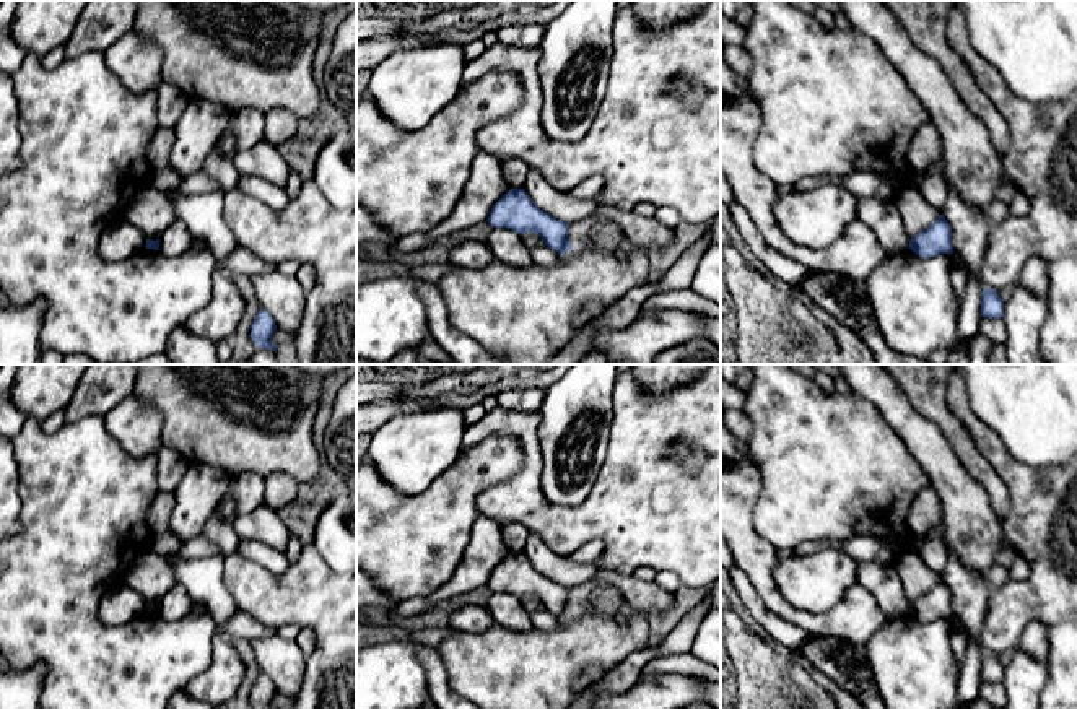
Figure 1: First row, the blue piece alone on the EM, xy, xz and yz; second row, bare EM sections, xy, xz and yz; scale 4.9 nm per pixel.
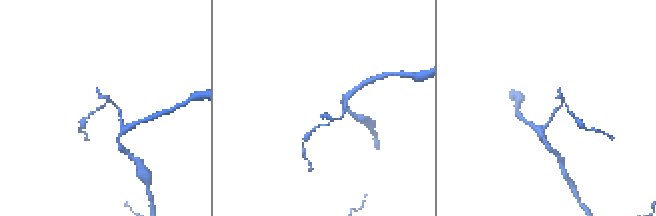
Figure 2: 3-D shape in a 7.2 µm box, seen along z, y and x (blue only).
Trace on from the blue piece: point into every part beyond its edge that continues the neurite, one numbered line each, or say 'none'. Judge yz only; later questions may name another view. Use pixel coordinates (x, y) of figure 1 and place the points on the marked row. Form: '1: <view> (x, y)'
none

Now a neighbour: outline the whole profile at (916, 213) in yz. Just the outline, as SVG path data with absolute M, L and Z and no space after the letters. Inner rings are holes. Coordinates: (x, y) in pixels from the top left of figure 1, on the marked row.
M909 184L900 190L895 205L909 237L927 229L942 215L940 208L929 205L919 189Z

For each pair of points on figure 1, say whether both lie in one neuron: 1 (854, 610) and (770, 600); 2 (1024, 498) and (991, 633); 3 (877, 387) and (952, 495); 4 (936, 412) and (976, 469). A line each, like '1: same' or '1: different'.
1: same
2: same
3: same
4: same

